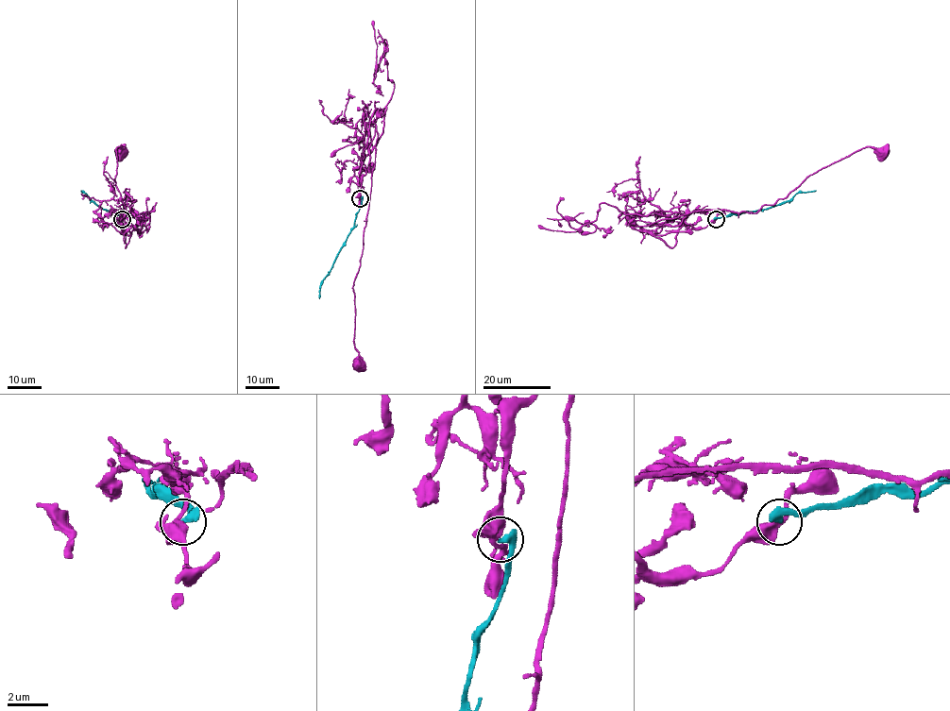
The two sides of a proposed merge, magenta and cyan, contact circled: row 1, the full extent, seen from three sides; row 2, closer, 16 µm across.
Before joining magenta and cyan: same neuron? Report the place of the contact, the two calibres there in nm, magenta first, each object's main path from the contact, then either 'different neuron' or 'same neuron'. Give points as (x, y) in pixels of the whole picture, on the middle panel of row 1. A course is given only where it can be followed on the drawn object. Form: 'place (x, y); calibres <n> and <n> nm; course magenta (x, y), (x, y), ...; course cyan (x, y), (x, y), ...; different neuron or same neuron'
place (360, 198); calibres 360 and 400 nm; course magenta (360, 197), (364, 168), (371, 173), (368, 211), (352, 291), (353, 344), (359, 364); course cyan (360, 197), (362, 203), (353, 228), (323, 280), (319, 298); different neuron

